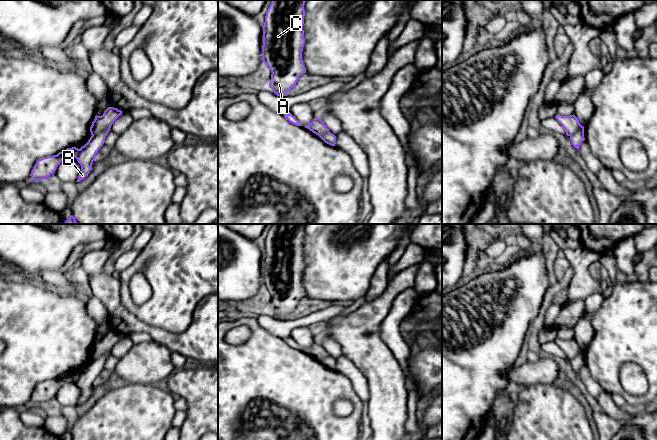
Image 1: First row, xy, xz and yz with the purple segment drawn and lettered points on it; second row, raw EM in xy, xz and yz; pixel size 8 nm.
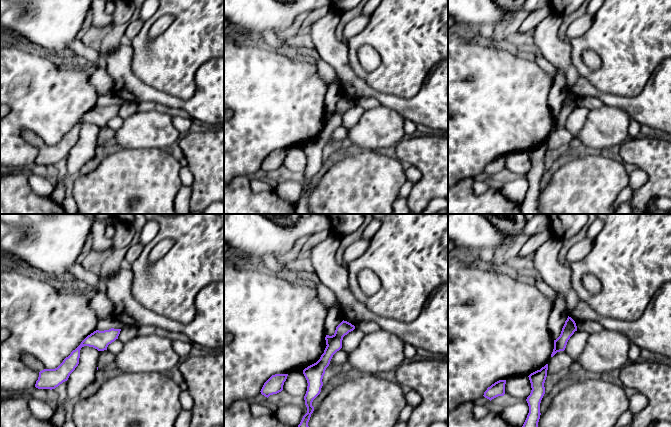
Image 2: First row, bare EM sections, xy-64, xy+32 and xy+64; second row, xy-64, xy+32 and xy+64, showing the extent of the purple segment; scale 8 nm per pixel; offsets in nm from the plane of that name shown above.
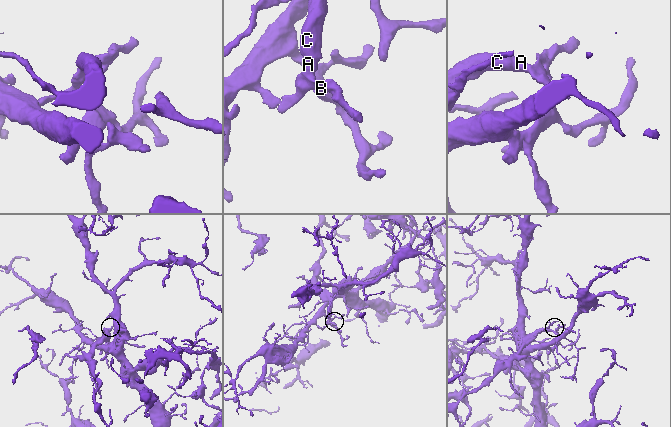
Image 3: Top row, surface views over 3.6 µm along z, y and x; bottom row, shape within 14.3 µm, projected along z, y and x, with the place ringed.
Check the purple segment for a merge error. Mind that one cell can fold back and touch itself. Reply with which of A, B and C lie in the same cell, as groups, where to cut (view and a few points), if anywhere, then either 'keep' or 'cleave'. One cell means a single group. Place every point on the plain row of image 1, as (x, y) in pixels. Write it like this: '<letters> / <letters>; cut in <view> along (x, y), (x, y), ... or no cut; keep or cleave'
A C / B; cut in xy along (109, 352), (105, 352), (92, 360); cleave

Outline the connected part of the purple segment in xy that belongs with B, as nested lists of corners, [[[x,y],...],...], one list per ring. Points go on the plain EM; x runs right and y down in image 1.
[[[105,353],[102,356],[91,360],[88,366],[78,374],[78,378],[75,380],[75,382],[81,389],[81,395],[76,406],[80,406],[87,401],[92,394],[95,379],[103,370],[105,362],[110,354],[111,353]]]

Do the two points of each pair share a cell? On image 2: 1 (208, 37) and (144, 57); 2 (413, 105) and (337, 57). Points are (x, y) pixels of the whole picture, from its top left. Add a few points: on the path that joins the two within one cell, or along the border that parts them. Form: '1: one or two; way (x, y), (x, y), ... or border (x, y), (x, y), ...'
1: one; way (192, 39), (173, 57), (160, 57)
2: one; way (392, 102), (362, 89), (351, 78)

